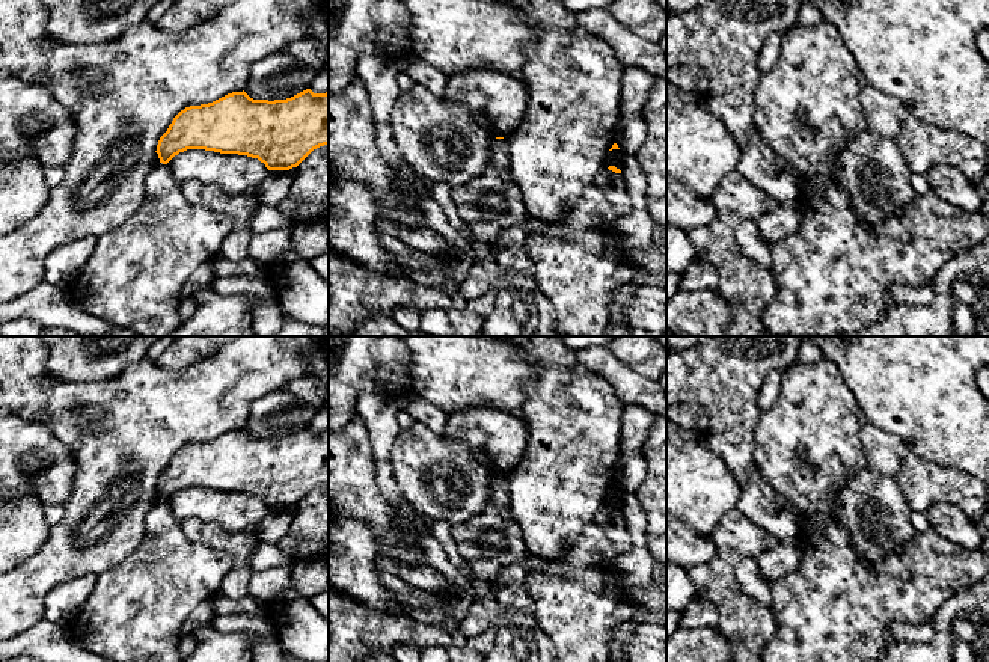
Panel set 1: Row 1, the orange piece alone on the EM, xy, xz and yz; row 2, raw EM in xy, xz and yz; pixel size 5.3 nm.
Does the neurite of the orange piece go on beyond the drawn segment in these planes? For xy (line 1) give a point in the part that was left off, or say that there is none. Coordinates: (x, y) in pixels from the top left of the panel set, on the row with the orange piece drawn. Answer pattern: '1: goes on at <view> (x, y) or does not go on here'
1: does not go on here

